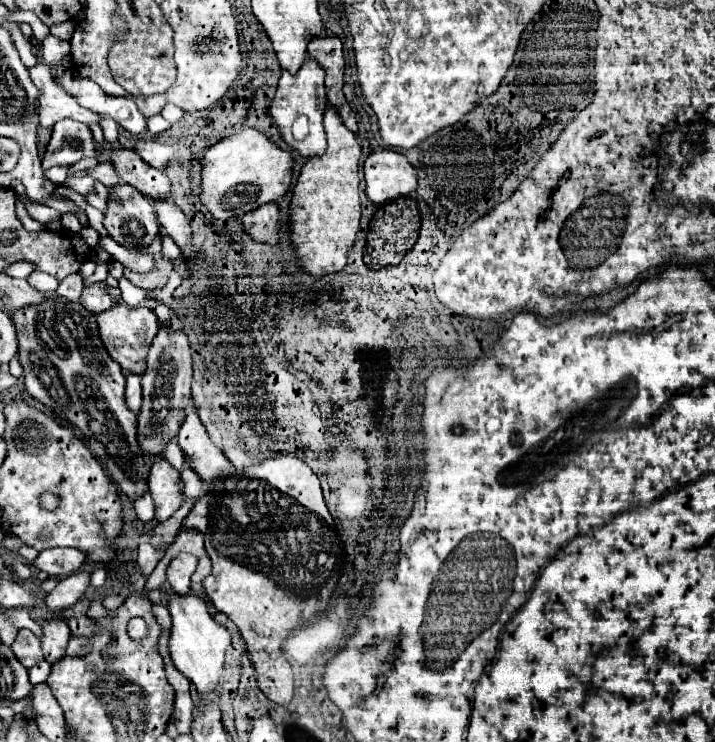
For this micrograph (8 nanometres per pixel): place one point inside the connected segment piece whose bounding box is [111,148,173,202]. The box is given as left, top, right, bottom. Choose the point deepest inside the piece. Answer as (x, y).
(153, 183)

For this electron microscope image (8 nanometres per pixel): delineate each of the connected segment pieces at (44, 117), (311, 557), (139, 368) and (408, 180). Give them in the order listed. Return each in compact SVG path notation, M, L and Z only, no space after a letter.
M68 55L58 63L43 64L43 62L39 62L37 66L31 68L31 80L40 90L39 124L43 128L53 128L63 118L71 118L71 120L77 120L83 124L101 124L101 114L79 106L77 98L71 96L49 74L49 70L54 67L69 69L72 65L71 55Z
M193 410L187 414L179 430L179 446L193 458L193 470L201 480L207 480L207 484L213 486L211 492L215 494L209 508L209 530L205 532L205 550L213 562L213 572L203 580L203 588L211 604L237 624L257 670L261 692L271 702L289 706L293 700L293 670L281 646L291 630L313 622L327 610L329 600L335 596L347 556L335 522L325 506L319 478L293 454L265 460L243 472L235 470L223 452L211 442L203 422Z
M115 304L113 308L109 308L109 310L105 310L105 312L101 312L97 316L97 324L99 324L101 340L103 340L105 348L107 348L107 352L111 354L111 358L115 358L115 362L119 362L123 370L143 374L149 344L151 344L153 336L159 330L159 320L155 316L155 312L145 308L145 306L131 308L127 304Z
M395 150L373 152L365 164L367 198L375 204L385 204L399 196L409 196L417 190L417 170L409 160Z

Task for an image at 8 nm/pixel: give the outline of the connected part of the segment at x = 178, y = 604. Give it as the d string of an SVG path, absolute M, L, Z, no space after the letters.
M173 596L169 600L169 614L173 618L171 626L171 640L169 650L175 668L197 688L197 694L201 700L209 700L215 694L215 688L223 676L225 670L225 650L231 644L231 634L225 626L219 626L211 614L207 612L207 606L197 596Z

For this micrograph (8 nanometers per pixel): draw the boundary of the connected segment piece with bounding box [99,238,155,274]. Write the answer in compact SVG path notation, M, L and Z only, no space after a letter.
M101 238L99 246L103 246L113 256L113 260L121 262L125 268L129 268L135 274L147 274L147 272L151 272L155 268L155 256L153 254L129 252L127 248L119 246L113 238Z

